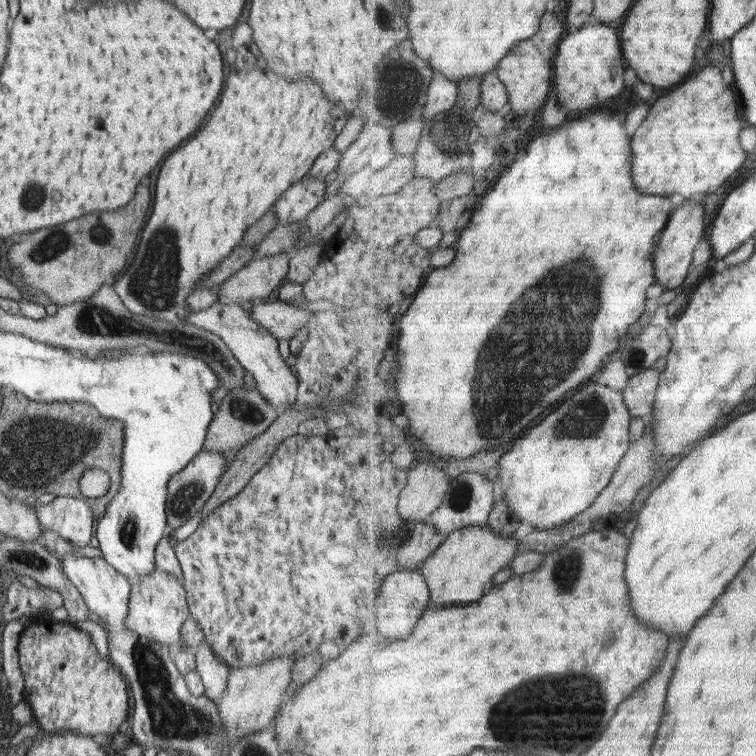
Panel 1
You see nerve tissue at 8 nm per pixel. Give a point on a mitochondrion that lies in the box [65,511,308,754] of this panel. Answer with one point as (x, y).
(172, 720)

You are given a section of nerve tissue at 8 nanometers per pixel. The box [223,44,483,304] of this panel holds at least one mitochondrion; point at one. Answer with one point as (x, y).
(402, 79)

